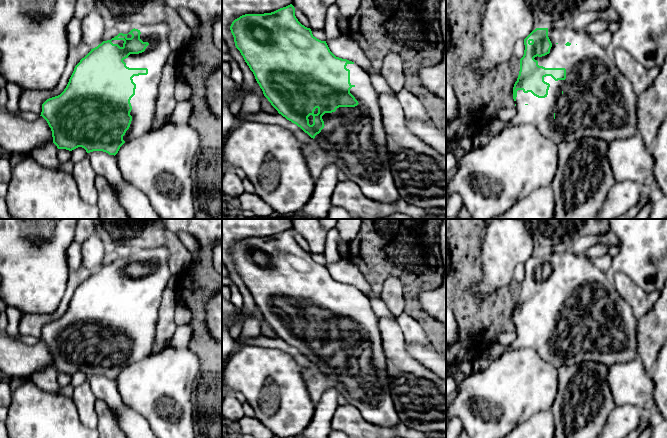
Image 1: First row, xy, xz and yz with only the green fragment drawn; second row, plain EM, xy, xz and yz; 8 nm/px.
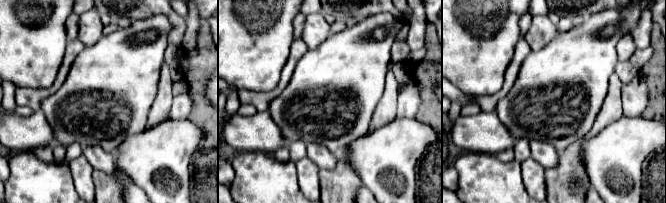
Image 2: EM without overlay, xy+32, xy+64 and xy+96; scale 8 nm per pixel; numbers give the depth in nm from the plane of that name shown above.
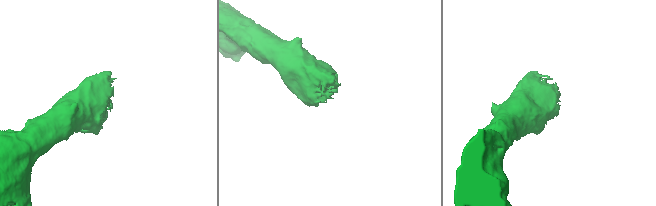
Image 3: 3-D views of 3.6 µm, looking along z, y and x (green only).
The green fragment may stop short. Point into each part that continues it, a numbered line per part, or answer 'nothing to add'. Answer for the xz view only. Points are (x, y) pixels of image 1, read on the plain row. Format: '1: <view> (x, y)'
1: xz (354, 362)

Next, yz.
1: yz (598, 325)

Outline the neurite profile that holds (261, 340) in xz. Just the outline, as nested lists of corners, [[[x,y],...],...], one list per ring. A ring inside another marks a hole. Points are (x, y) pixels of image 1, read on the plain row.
[[[260,334],[254,337],[242,339],[241,344],[272,347],[272,348],[277,348],[286,351],[295,359],[295,361],[302,368],[307,368],[314,371],[320,371],[319,368],[313,362],[311,362],[307,357],[305,357],[300,351],[298,351],[296,348],[292,347],[291,345],[287,344],[279,337],[273,339],[273,338],[266,337],[263,334]]]

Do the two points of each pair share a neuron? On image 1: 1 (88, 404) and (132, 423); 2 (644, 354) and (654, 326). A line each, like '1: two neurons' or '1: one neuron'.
1: two neurons
2: one neuron

